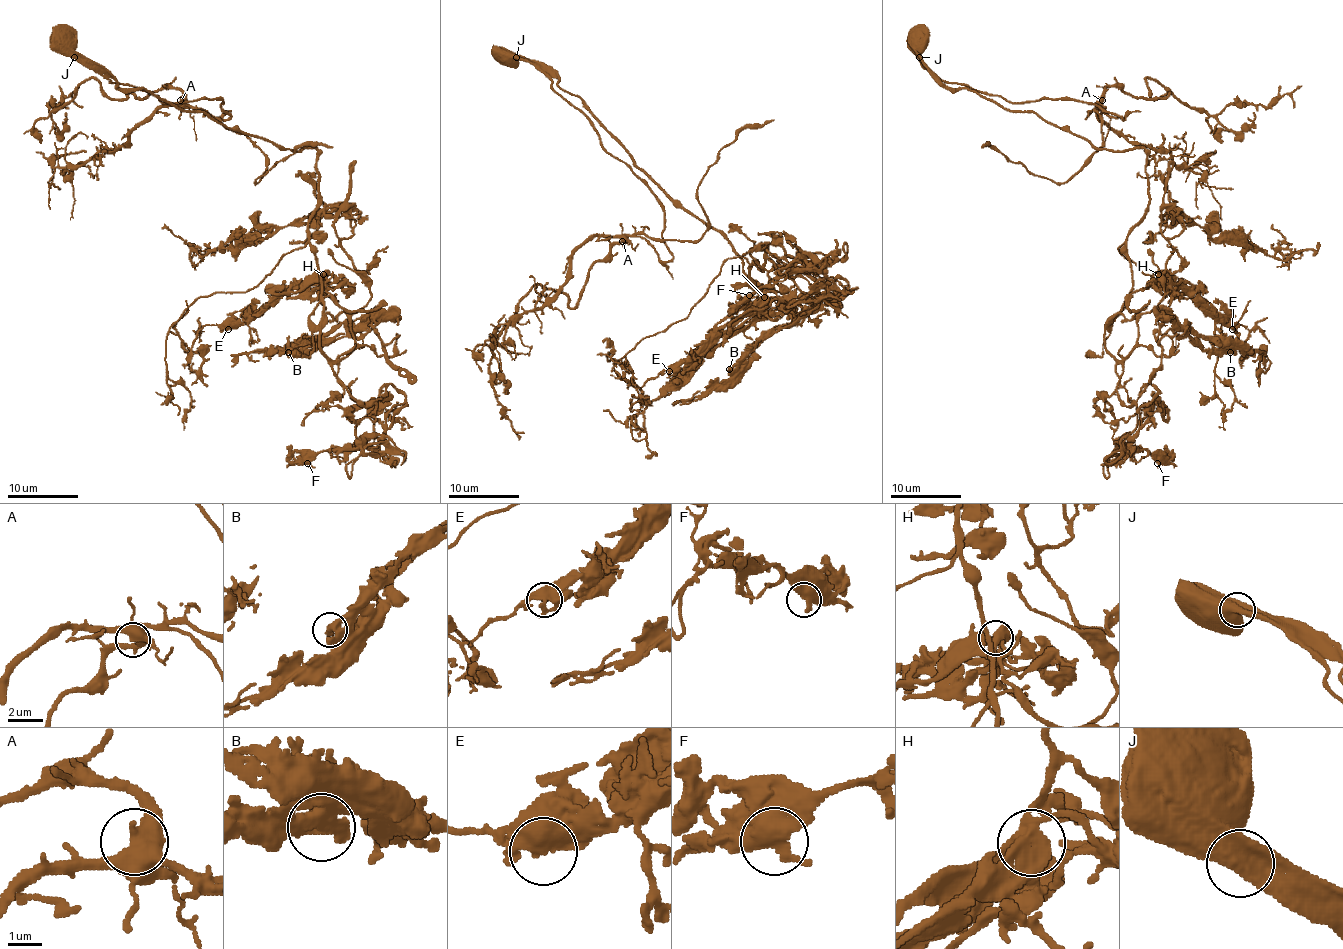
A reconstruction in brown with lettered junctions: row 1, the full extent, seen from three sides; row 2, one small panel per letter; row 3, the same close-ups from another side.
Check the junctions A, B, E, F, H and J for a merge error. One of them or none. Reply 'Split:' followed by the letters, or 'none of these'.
Split: J

